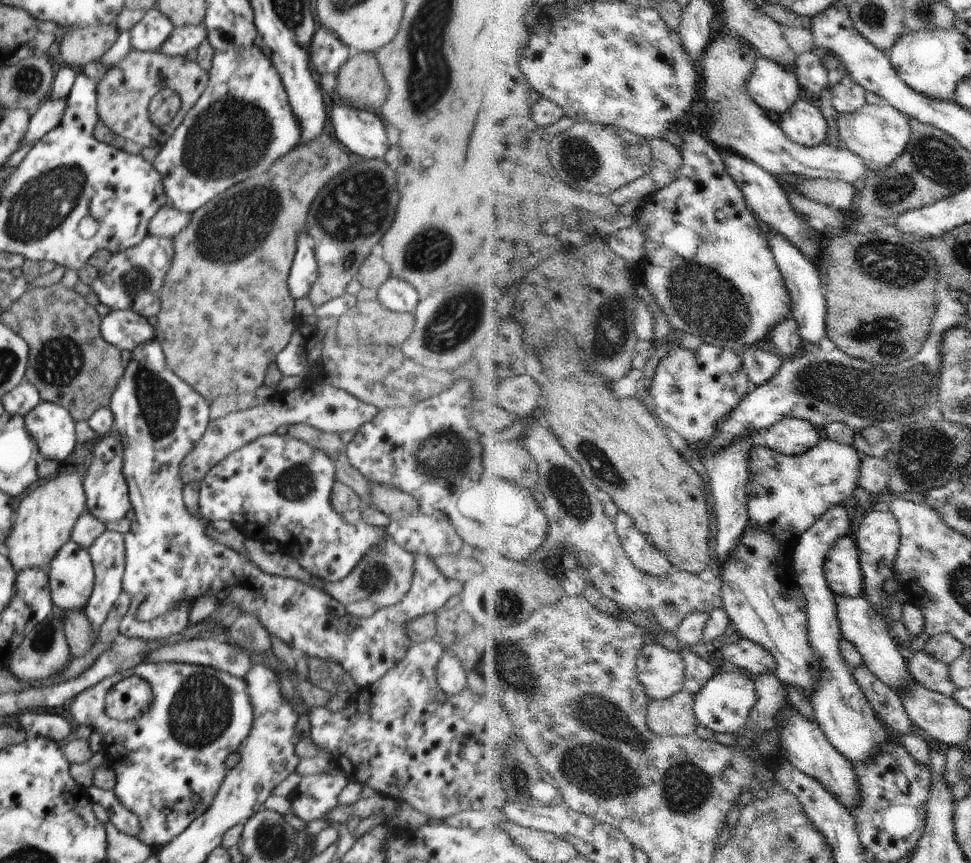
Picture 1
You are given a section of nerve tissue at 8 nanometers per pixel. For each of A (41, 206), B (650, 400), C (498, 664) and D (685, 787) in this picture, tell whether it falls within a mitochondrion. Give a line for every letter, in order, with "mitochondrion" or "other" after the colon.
A: mitochondrion
B: other
C: mitochondrion
D: mitochondrion

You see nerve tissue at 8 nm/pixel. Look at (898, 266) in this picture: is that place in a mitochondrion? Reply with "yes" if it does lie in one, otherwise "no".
yes

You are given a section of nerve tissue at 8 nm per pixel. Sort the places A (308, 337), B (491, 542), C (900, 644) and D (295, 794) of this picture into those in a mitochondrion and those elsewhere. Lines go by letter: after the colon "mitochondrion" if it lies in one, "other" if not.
A: other
B: other
C: other
D: other

